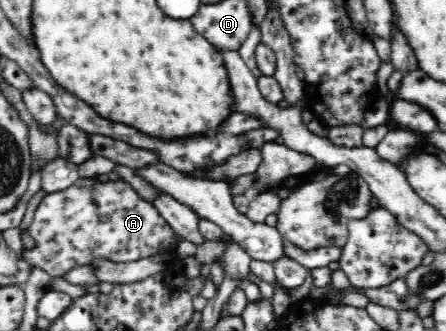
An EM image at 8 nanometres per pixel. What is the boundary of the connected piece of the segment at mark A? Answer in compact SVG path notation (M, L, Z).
M89 177L80 178L67 189L46 194L38 204L27 230L35 239L36 246L30 250L23 249L21 259L28 265L40 267L51 278L63 276L77 265L91 266L91 261L97 259L123 263L156 256L159 251L175 243L176 234L159 210L151 202L141 198L128 182L121 179L101 182L97 178Z

